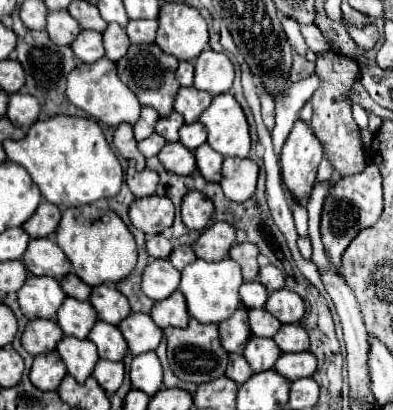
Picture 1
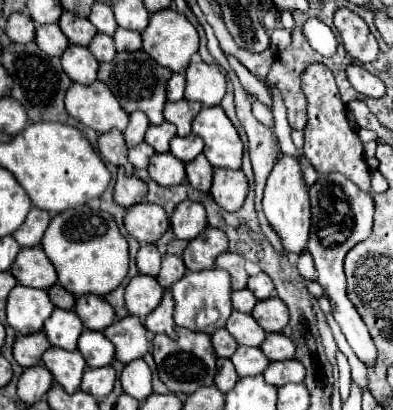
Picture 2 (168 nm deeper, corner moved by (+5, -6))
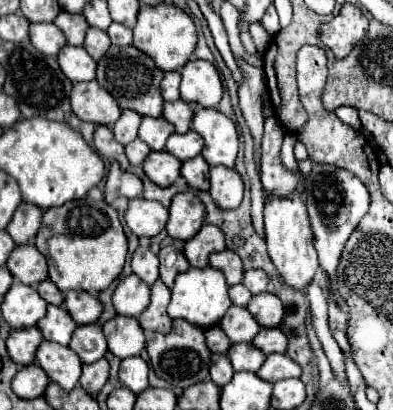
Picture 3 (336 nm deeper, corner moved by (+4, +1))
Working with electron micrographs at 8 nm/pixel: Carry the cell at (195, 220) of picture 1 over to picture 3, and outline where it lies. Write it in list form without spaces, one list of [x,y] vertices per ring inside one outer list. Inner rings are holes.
[[[180,193],[172,199],[166,231],[174,239],[188,241],[204,223],[204,205],[194,193]]]

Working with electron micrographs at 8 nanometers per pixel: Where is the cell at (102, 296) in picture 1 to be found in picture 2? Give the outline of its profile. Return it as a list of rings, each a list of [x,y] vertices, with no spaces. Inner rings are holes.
[[[95,294],[77,296],[73,310],[81,318],[83,326],[89,330],[105,330],[115,320],[113,308]]]

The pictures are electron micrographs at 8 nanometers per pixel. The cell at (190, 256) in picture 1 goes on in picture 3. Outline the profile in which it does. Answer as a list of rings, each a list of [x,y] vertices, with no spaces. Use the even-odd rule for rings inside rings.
[[[172,245],[162,247],[160,253],[158,253],[158,257],[160,257],[160,279],[168,287],[172,287],[172,283],[174,283],[174,279],[176,279],[178,273],[182,273],[182,271],[186,271],[190,267],[188,261],[186,261],[186,257],[184,257],[184,253],[178,251]]]

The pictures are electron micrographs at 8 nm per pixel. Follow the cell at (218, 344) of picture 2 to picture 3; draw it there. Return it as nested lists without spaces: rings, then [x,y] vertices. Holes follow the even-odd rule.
[[[218,325],[206,329],[206,343],[212,353],[228,353],[232,345],[232,341],[226,337],[226,333]]]

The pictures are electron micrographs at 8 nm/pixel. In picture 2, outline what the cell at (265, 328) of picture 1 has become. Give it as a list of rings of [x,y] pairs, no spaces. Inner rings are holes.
[[[231,312],[225,328],[241,346],[261,346],[267,336],[267,332],[253,320],[253,316],[243,312]]]

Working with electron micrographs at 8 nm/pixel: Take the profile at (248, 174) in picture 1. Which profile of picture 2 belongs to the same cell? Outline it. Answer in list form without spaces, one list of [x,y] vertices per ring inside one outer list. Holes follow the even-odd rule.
[[[217,168],[213,172],[211,196],[227,212],[237,212],[247,196],[247,178],[241,170]]]

